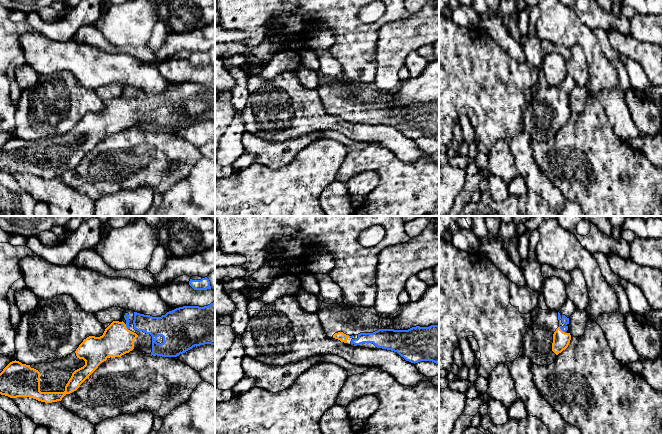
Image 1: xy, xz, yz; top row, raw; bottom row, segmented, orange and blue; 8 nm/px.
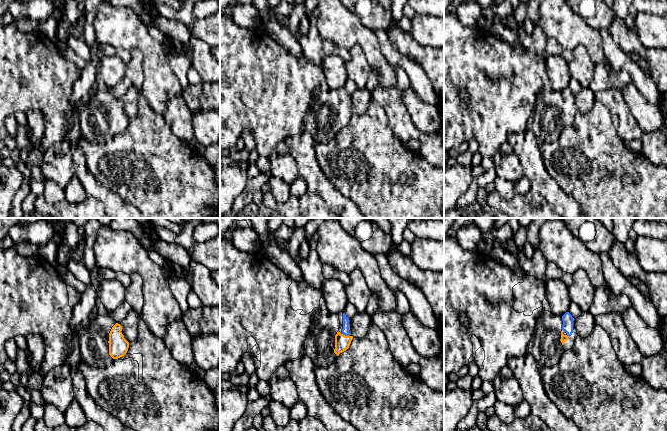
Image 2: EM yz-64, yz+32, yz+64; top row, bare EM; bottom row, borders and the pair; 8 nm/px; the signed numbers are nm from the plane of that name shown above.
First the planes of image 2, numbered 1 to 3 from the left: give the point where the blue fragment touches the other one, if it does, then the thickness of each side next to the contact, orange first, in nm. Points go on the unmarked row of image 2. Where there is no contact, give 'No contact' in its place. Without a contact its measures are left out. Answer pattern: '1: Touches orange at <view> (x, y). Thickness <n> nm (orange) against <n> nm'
1: No contact
2: Touches orange at yz+32 (344, 111). Thickness 120 nm (orange) against 60 nm
3: No contact

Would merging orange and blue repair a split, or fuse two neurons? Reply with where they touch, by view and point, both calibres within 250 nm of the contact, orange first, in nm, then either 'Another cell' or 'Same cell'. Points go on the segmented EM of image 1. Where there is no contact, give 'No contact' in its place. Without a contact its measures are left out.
Touches orange at yz (560, 329). Thickness 140 nm (orange) against 50 nm. Same cell

